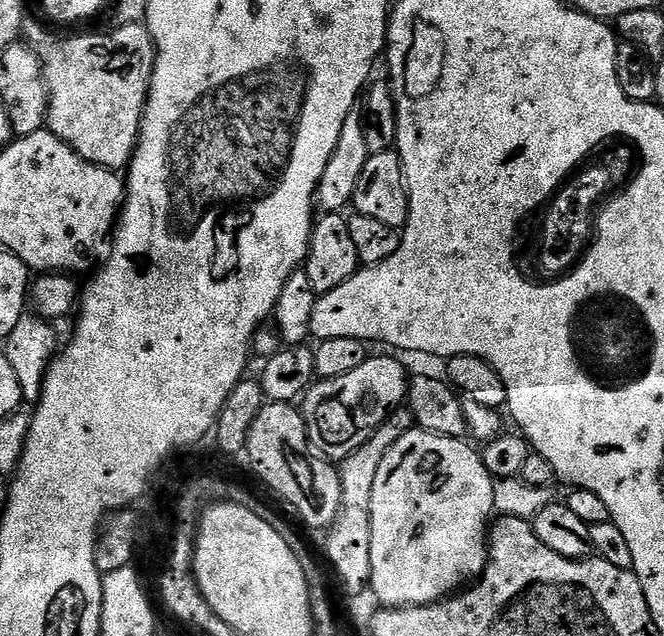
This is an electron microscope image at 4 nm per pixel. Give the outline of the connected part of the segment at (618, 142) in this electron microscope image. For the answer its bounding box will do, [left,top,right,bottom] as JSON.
[510,136,646,290]

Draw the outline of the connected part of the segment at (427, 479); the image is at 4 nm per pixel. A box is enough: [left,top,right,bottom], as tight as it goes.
[370,426,494,608]

